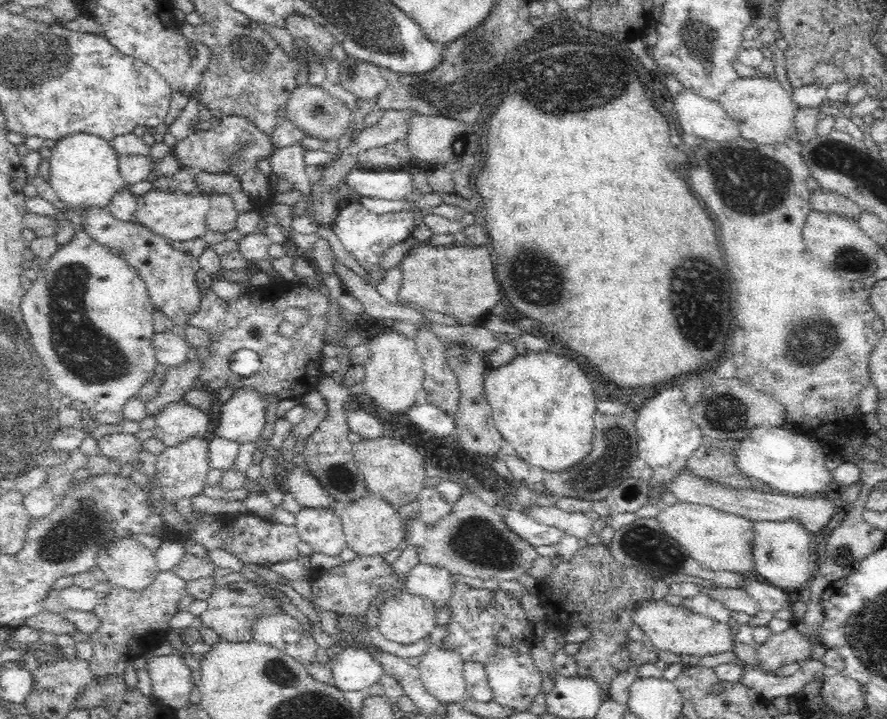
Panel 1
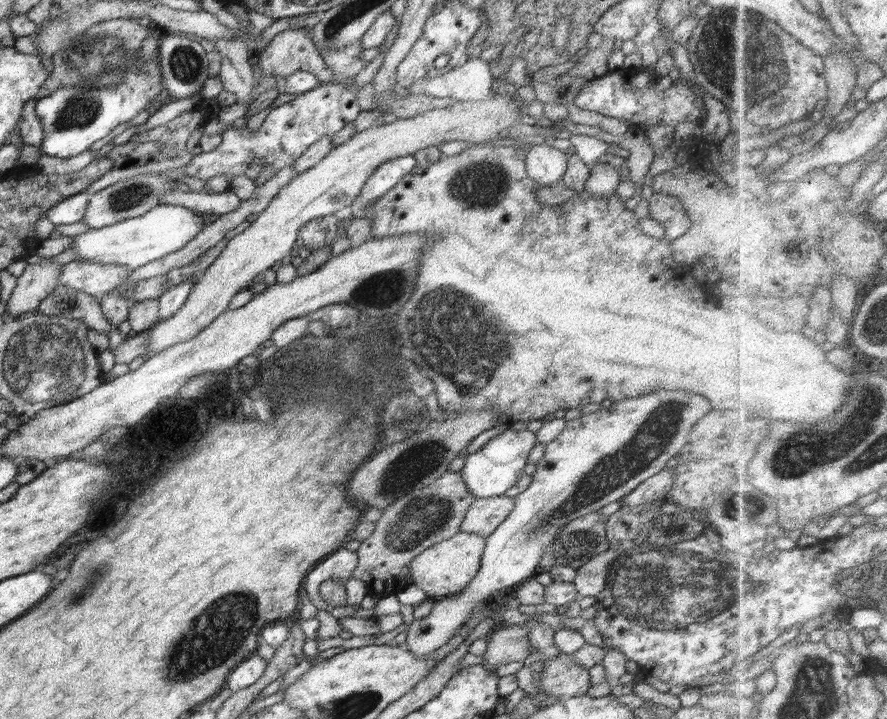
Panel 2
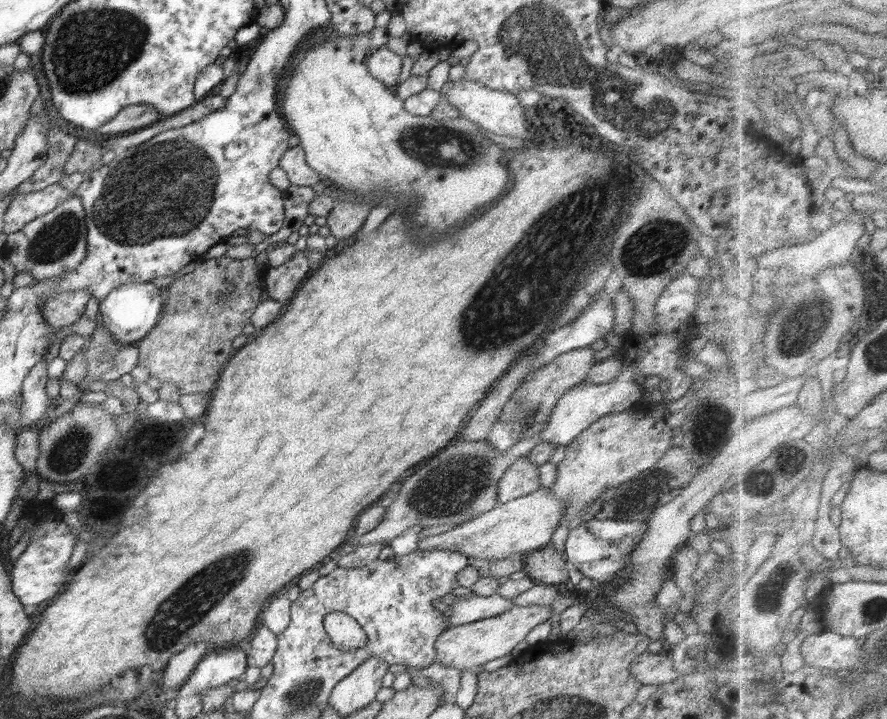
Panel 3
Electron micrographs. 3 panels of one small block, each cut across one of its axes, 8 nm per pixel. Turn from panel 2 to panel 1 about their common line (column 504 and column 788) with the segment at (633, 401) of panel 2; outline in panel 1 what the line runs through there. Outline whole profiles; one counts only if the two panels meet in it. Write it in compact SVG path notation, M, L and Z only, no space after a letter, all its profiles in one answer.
M796 518L788 519L784 522L774 521L753 521L753 533L751 540L752 560L755 566L755 575L770 585L776 585L781 589L793 594L796 590L809 585L809 582L814 578L812 575L813 567L815 566L813 546L816 541L812 534L804 529L804 525Z

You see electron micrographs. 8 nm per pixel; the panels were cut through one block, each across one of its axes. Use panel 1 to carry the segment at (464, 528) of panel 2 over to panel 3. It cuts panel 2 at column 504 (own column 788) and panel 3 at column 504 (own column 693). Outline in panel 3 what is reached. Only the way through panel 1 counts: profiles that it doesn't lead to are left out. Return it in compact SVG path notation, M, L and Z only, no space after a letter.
M522 455L506 469L498 481L498 503L532 494L540 487L538 466L530 462L526 455Z

